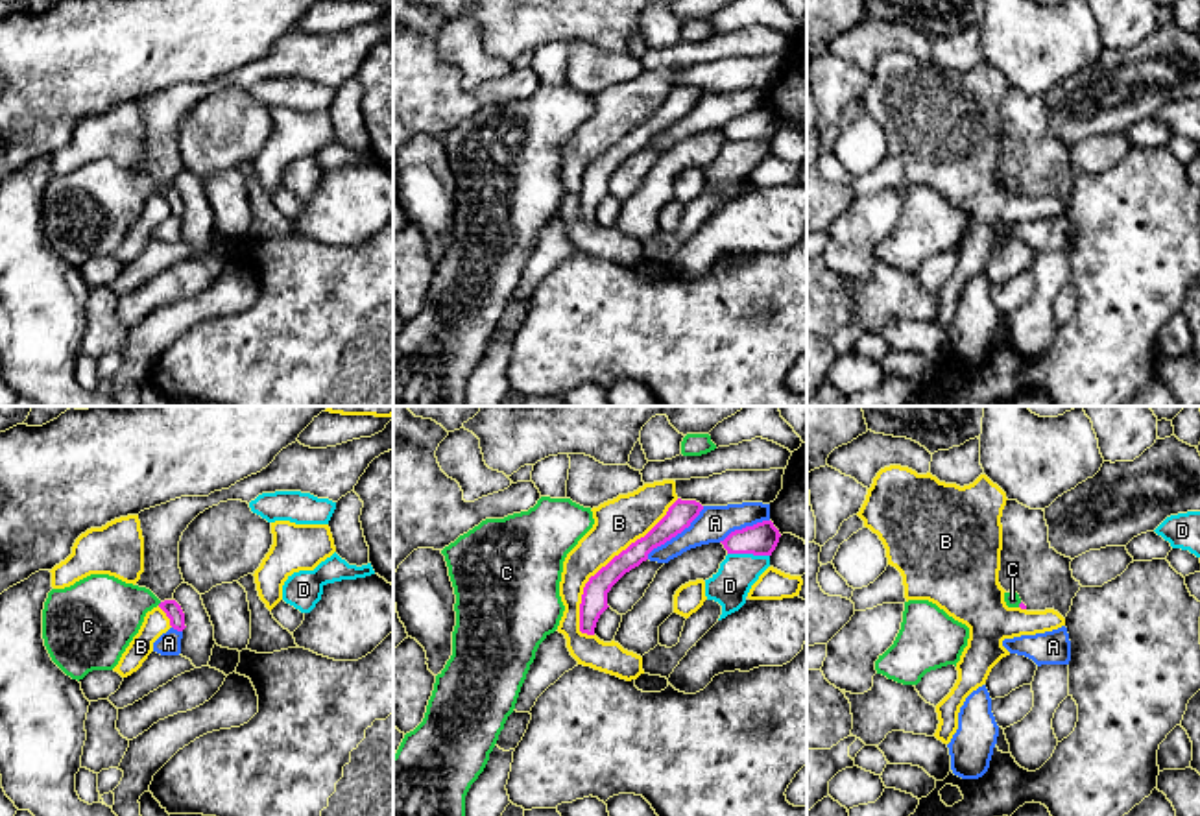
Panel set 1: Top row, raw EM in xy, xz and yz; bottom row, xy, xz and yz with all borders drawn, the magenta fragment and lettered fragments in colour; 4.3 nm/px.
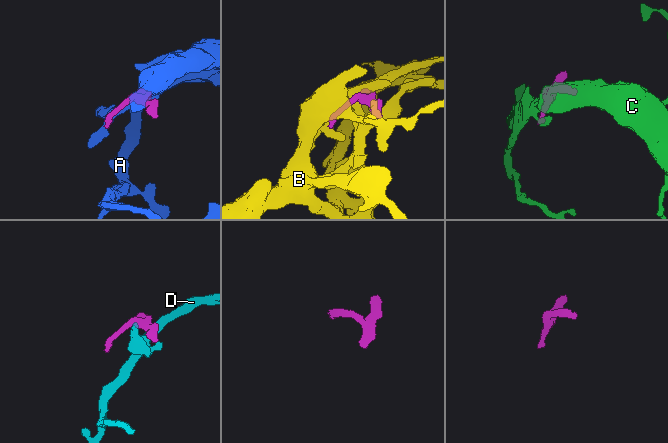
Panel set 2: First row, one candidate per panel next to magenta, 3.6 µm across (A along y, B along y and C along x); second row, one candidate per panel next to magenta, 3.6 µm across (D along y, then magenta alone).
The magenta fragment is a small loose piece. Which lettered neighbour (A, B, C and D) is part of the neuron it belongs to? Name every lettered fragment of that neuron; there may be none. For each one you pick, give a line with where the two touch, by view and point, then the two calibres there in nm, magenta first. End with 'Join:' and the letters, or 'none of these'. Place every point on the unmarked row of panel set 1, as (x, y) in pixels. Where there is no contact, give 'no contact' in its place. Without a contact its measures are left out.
Join: none of these

